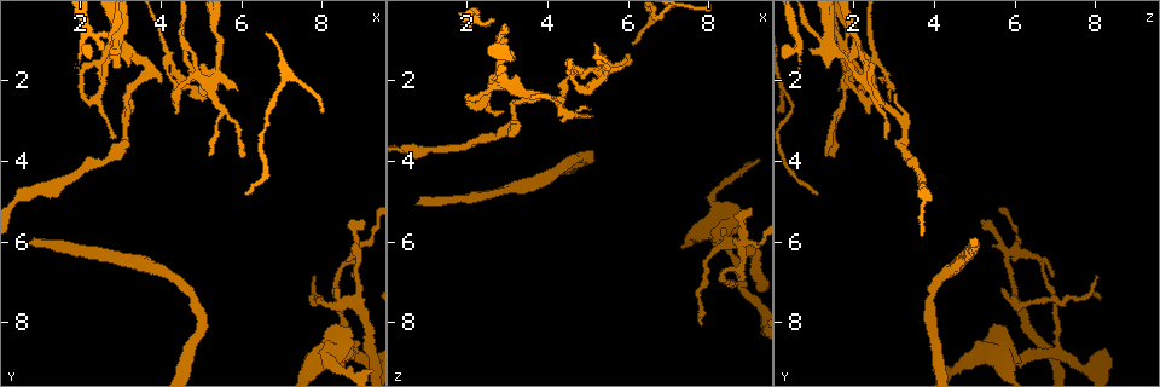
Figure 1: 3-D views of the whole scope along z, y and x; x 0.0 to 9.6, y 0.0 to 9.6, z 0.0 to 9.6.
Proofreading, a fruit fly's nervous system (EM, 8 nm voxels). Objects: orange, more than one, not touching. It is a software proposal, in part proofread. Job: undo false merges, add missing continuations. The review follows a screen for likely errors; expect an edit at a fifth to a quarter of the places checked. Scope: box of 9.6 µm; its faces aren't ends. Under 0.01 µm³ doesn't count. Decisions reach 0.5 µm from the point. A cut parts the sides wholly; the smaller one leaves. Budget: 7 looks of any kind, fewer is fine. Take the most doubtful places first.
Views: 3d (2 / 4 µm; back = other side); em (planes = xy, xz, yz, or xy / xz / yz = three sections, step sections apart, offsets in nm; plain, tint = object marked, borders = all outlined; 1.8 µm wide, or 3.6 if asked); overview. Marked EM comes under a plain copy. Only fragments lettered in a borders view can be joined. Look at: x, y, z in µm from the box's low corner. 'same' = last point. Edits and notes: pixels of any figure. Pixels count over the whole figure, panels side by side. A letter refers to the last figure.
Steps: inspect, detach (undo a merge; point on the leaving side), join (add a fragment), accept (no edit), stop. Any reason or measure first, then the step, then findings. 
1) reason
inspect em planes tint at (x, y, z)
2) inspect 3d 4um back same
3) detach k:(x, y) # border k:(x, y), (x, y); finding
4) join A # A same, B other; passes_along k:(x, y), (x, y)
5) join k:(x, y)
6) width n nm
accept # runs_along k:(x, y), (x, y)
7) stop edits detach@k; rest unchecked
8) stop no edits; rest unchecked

branch stops here
inspect em planes borders at (0.75, 6.00, 5.00)

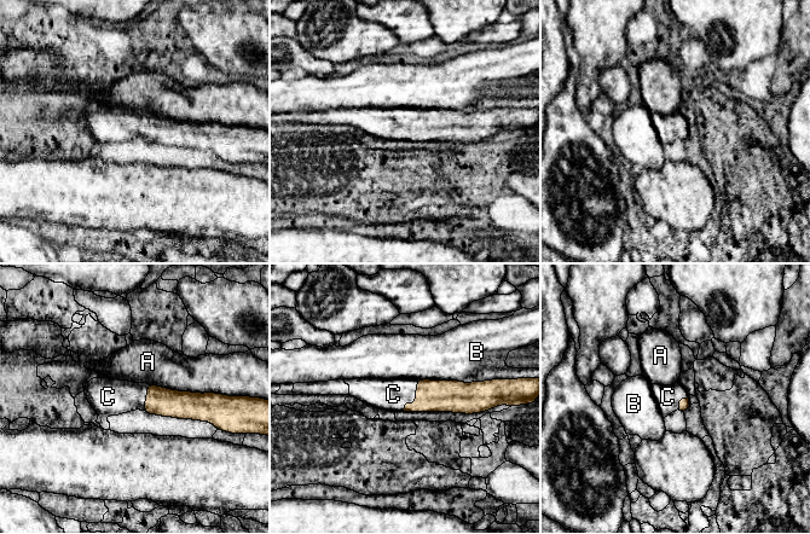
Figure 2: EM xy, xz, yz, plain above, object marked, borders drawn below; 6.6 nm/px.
join C # A other, B other, C same; passes_along 2:(455, 396), (417, 399), (393, 394); it goes on there

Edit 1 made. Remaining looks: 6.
sharp bend
inspect 3d 4um at (3.10, 3.00, 3.30)

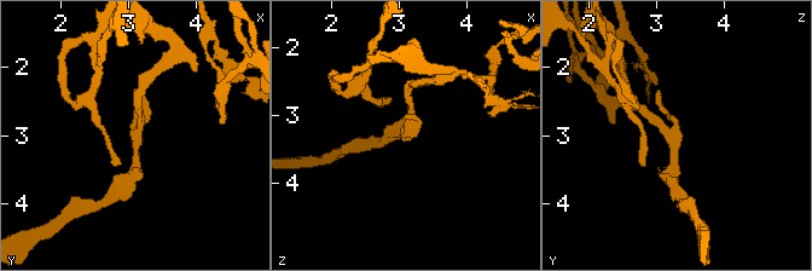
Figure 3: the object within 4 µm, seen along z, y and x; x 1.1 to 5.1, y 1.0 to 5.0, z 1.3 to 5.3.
inspect em xy step 8 borders at (3.10, 3.05, 3.30)

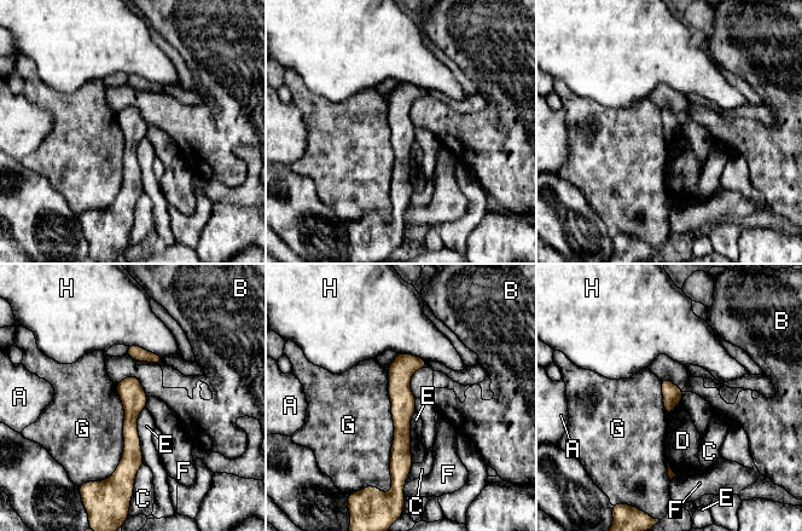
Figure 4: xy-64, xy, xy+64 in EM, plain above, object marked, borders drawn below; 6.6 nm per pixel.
accept # A other, B other, C other, D other, E other, F other, G other, H other; border 4:(387, 371), (394, 425), (391, 483); continuous, no second neuron

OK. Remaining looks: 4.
four arms meet
inspect 3d 4um at (8.85, 6.30, 5.85)

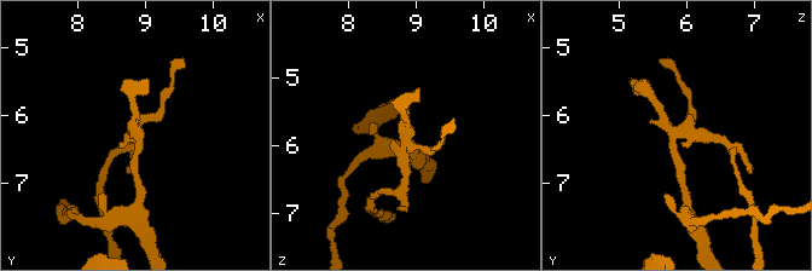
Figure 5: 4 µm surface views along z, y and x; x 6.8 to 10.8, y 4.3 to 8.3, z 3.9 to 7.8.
arms 4
inspect em xy step 16 borders at (8.90, 6.25, 5.85)

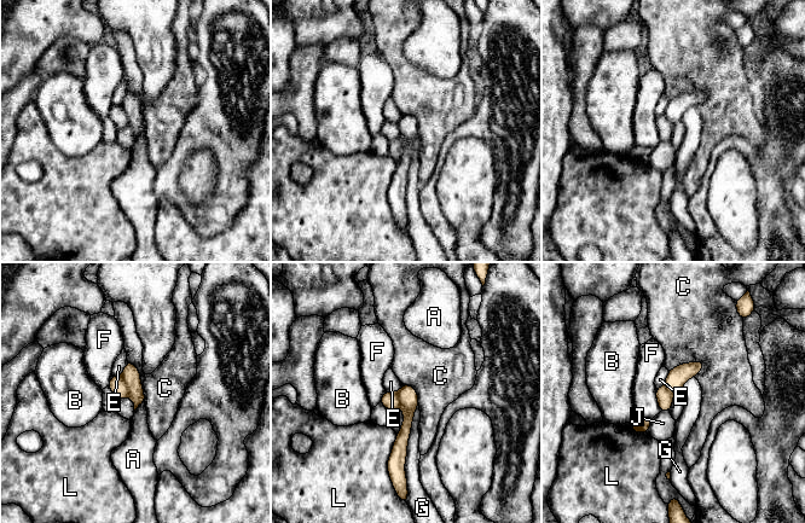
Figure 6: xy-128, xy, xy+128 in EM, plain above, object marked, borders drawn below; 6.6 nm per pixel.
detach 6:(131, 376) # A other, B other, C other, E other, F other, G other, J other, L other; border 6:(121, 377), (128, 395); a second neuron is stuck on

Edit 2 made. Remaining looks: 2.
stop edits join@2, detach@6; rest unchecked

